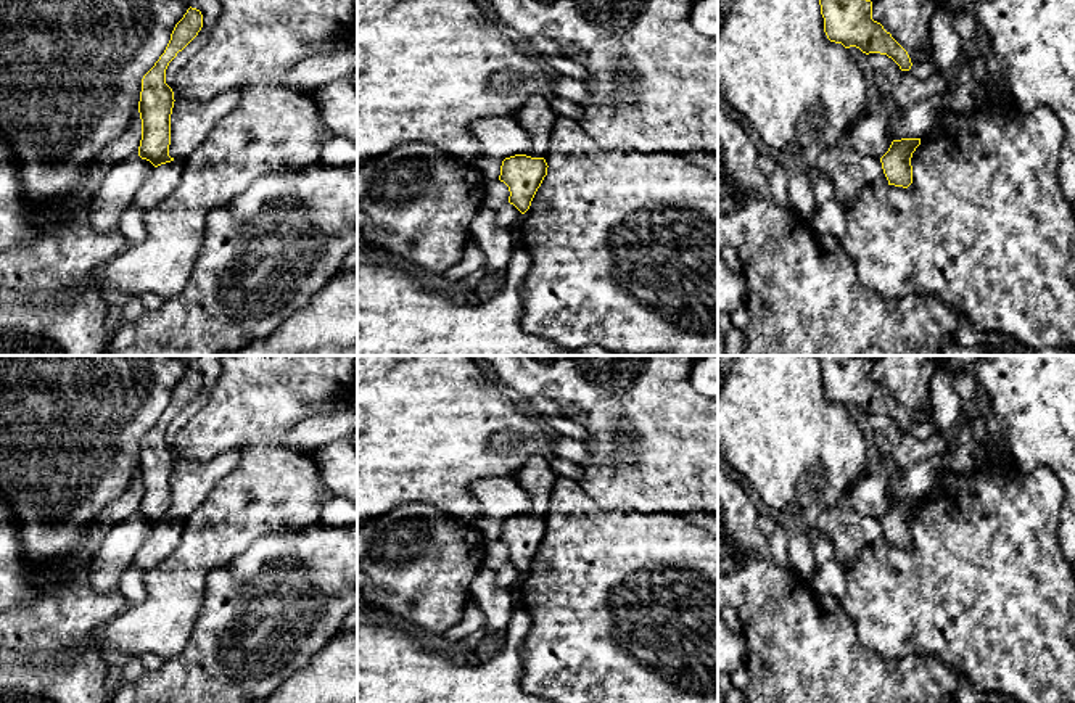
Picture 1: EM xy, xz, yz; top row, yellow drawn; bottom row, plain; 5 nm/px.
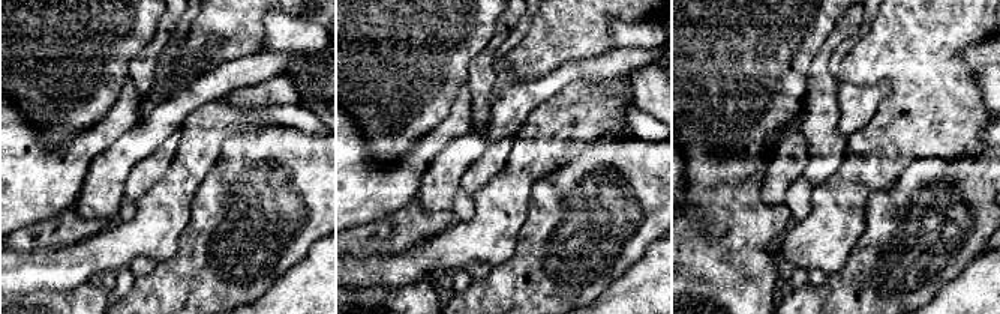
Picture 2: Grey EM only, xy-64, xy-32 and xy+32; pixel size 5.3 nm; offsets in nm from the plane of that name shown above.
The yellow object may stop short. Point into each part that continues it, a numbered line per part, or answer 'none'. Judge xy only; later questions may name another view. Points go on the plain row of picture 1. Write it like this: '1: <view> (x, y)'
1: xy (164, 539)

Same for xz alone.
1: xz (535, 476)

